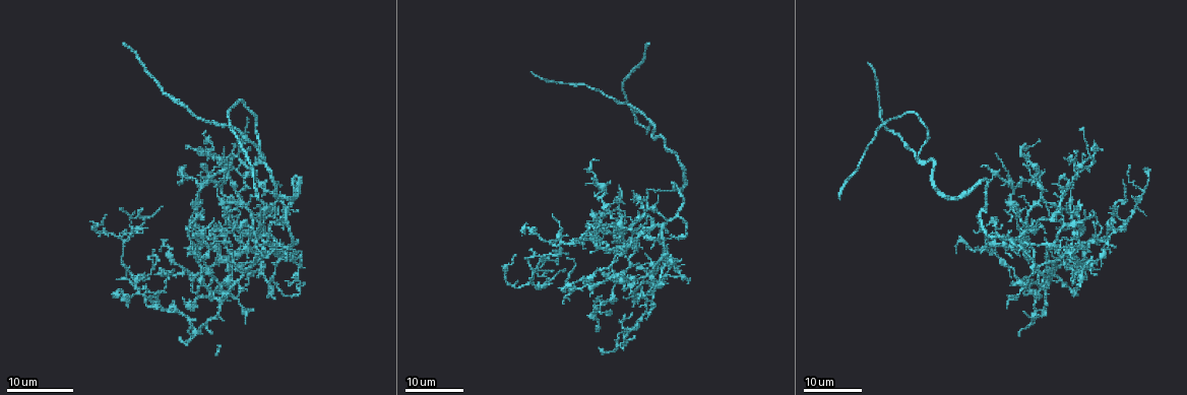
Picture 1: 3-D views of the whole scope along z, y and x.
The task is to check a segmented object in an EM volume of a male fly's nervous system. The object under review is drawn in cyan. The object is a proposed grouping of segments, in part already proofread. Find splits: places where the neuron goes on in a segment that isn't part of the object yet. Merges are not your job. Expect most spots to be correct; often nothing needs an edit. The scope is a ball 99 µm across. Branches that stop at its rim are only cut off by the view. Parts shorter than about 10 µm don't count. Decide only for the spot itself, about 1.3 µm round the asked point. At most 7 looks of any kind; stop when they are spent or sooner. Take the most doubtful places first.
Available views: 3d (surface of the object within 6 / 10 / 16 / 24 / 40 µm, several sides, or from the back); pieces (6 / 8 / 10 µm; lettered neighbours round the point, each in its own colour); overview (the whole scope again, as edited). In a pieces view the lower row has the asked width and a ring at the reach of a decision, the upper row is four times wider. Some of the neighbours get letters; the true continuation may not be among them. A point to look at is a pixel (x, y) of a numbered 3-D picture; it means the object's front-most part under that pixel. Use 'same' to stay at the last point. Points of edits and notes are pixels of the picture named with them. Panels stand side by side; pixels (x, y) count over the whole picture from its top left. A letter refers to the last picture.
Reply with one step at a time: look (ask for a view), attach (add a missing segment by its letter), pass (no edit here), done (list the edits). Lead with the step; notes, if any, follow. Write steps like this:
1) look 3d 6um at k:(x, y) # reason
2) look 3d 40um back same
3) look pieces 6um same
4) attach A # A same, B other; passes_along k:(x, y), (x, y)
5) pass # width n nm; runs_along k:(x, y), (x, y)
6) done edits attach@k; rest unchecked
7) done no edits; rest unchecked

look 3d 24um at 1:(199, 164) # an open end

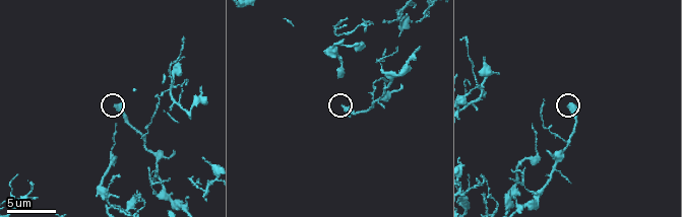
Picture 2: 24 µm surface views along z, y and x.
look pieces 10um at 2:(343, 106)

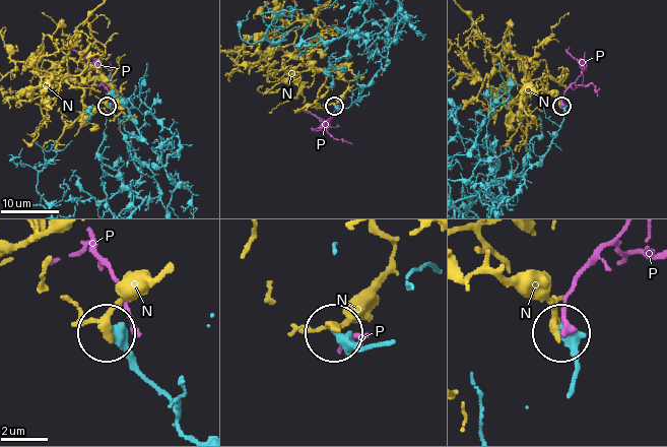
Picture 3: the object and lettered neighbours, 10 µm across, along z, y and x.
pass # N other, P other; runs_along 3:(385, 341), (355, 349), (334, 334); none of them fits

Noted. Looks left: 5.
look 3d 24um at 1:(287, 281) # free end

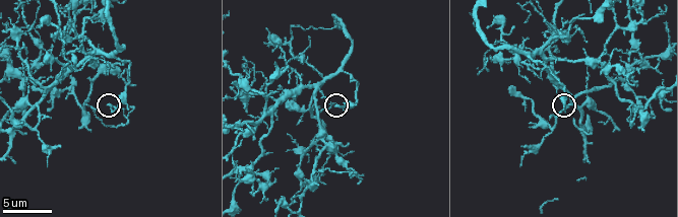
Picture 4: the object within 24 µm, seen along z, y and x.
look pieces 10um at 4:(107, 104)

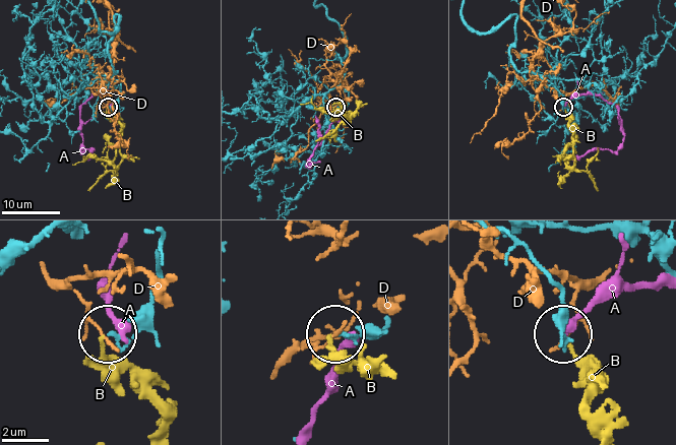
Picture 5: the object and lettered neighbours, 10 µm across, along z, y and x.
pass # A other, B other, D other; runs_along 5:(164, 240), (149, 316), (128, 337), (107, 333); none of them fits

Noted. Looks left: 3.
look 3d 10um at 4:(549, 117) # free end

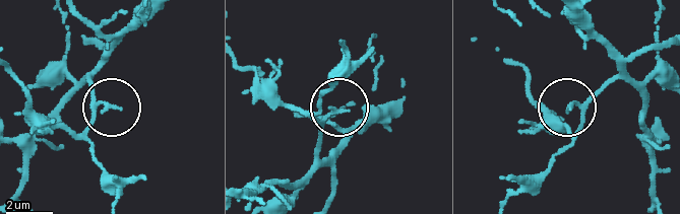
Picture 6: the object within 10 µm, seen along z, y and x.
look pieces 6um at 6:(570, 105)

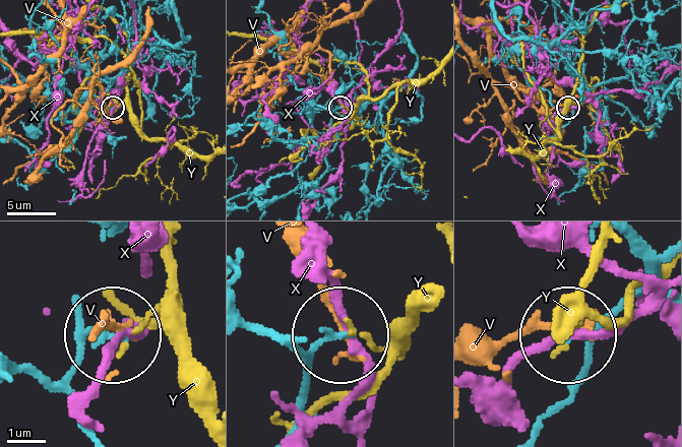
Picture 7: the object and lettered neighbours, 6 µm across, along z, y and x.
pass # V other, X other, Y other; none of them fits

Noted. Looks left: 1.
done no edits; rest unchecked

